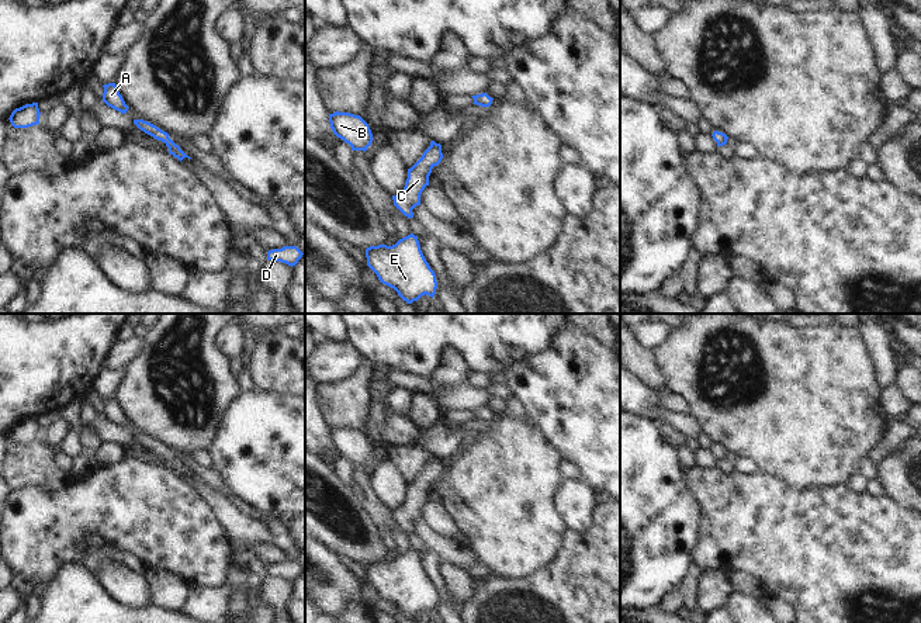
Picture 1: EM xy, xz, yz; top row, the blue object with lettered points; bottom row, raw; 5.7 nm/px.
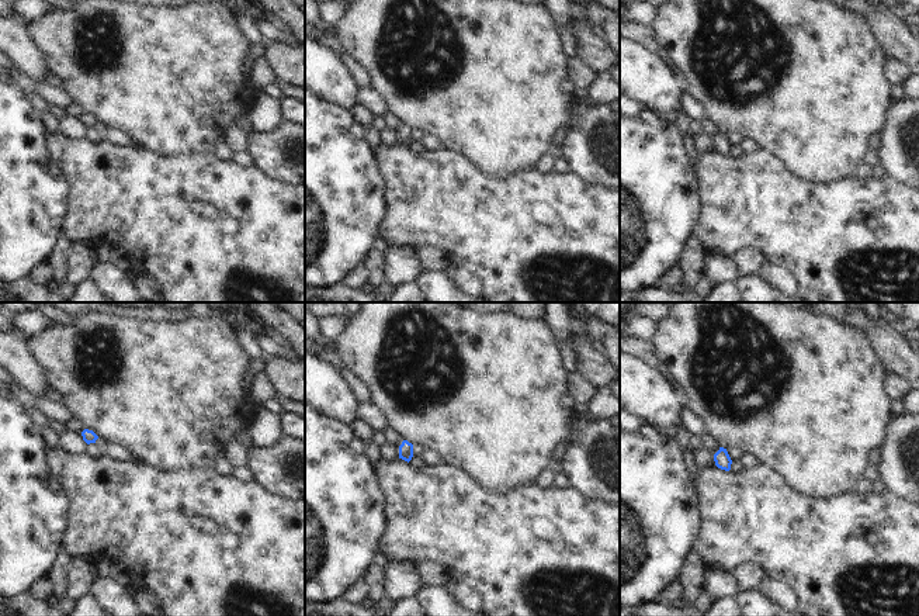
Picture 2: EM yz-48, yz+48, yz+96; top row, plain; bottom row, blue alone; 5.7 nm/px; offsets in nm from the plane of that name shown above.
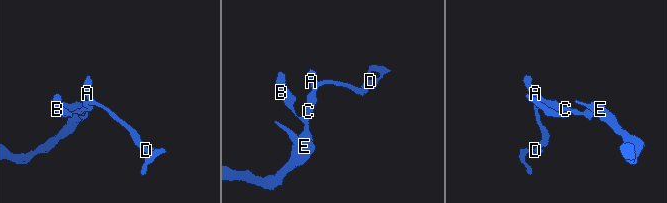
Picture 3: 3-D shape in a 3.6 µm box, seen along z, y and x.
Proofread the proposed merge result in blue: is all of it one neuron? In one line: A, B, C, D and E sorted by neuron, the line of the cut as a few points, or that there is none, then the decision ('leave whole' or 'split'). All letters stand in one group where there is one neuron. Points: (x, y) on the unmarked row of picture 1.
A B C D E; no cut; leave whole

